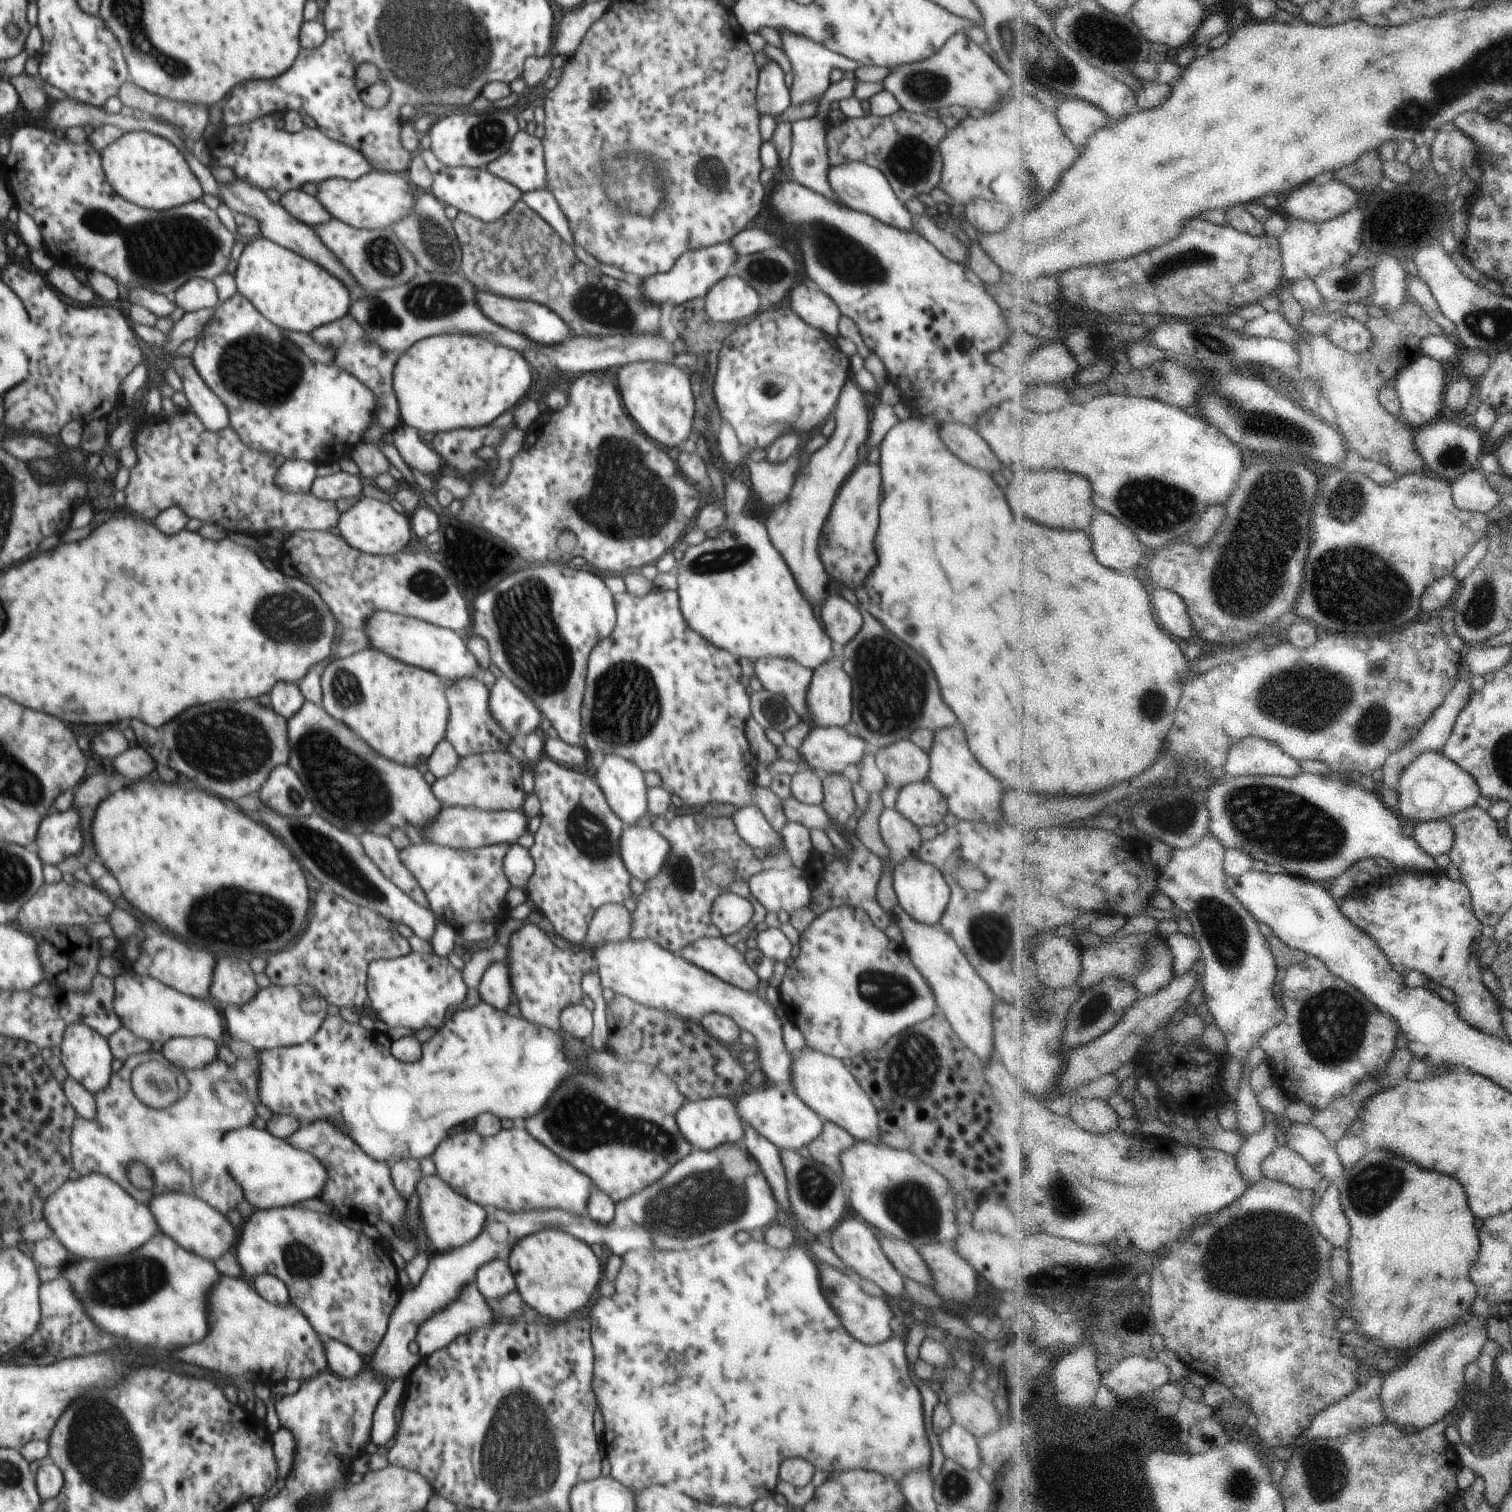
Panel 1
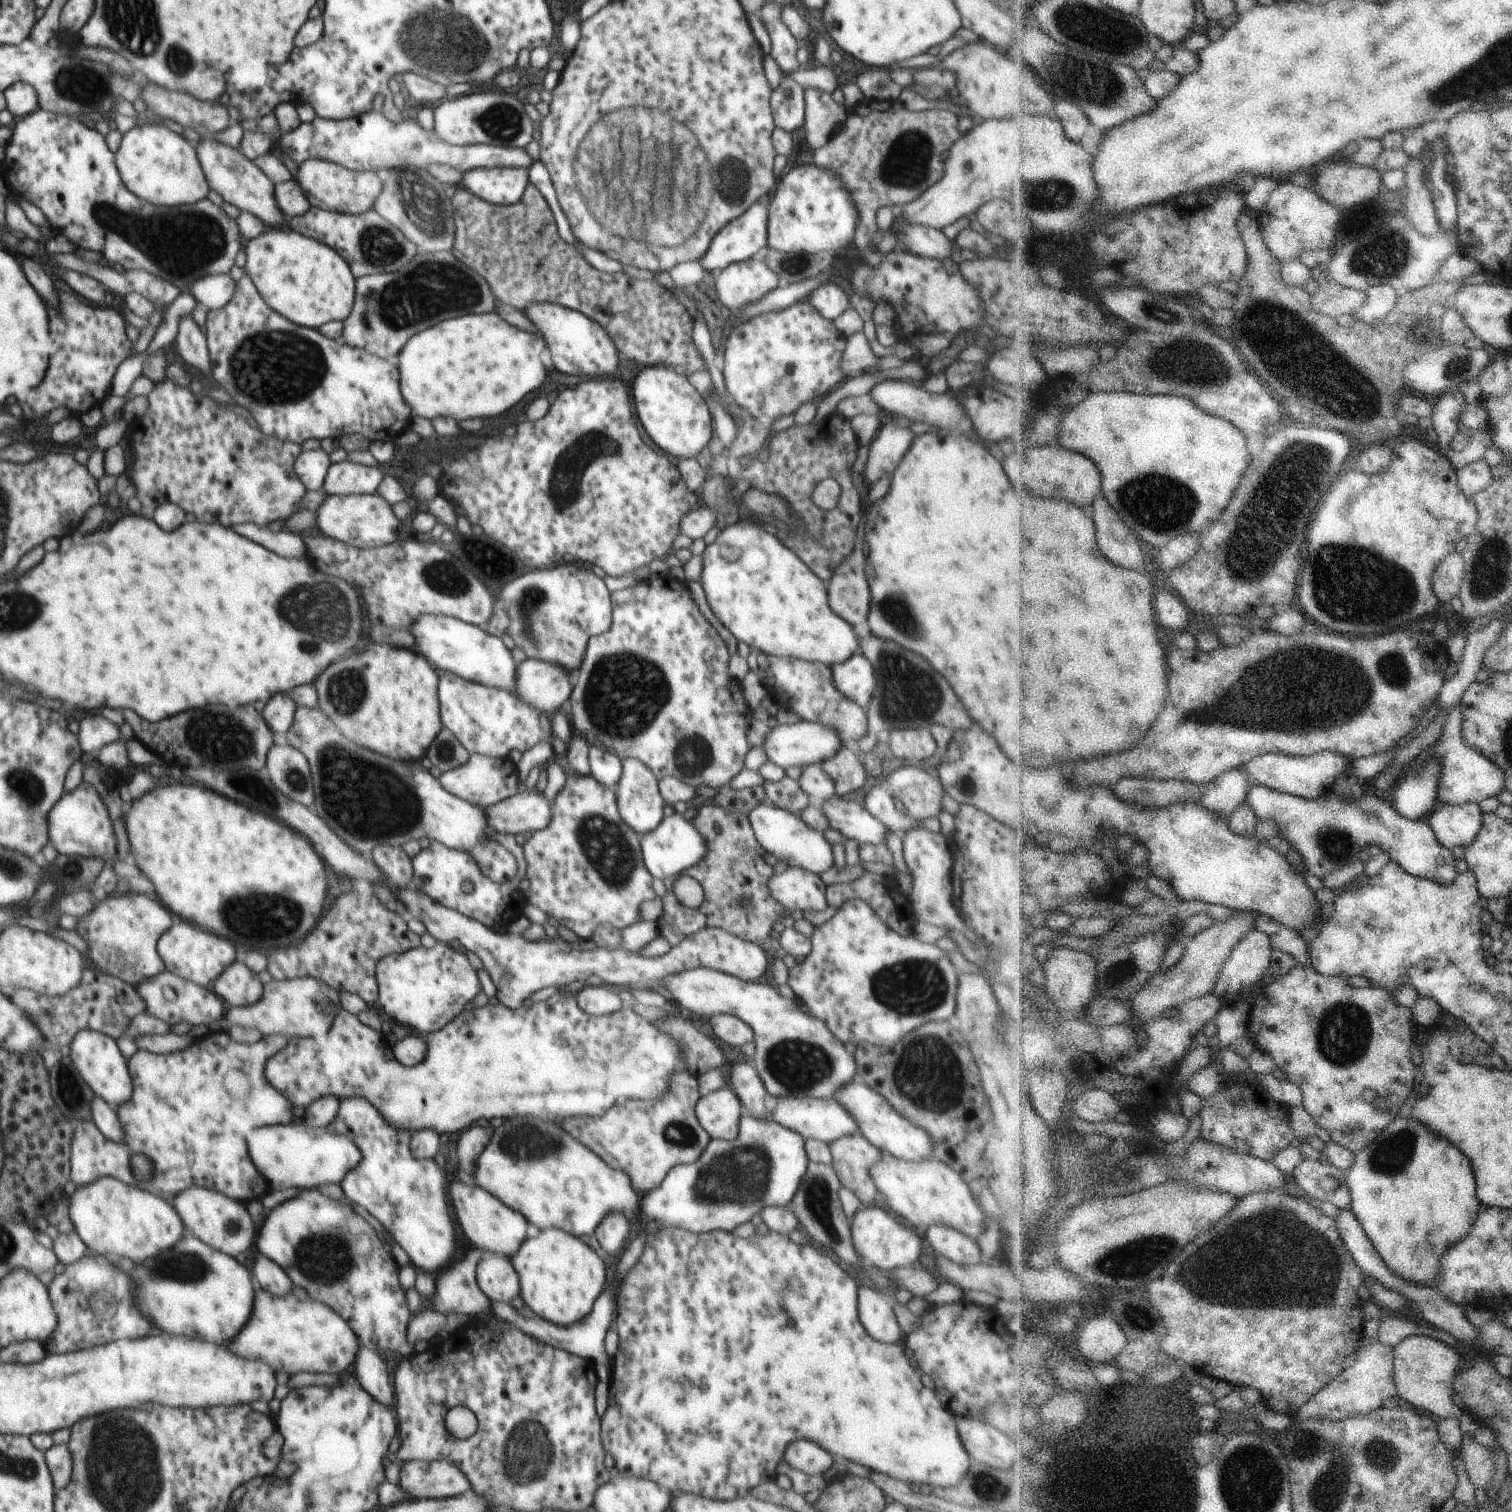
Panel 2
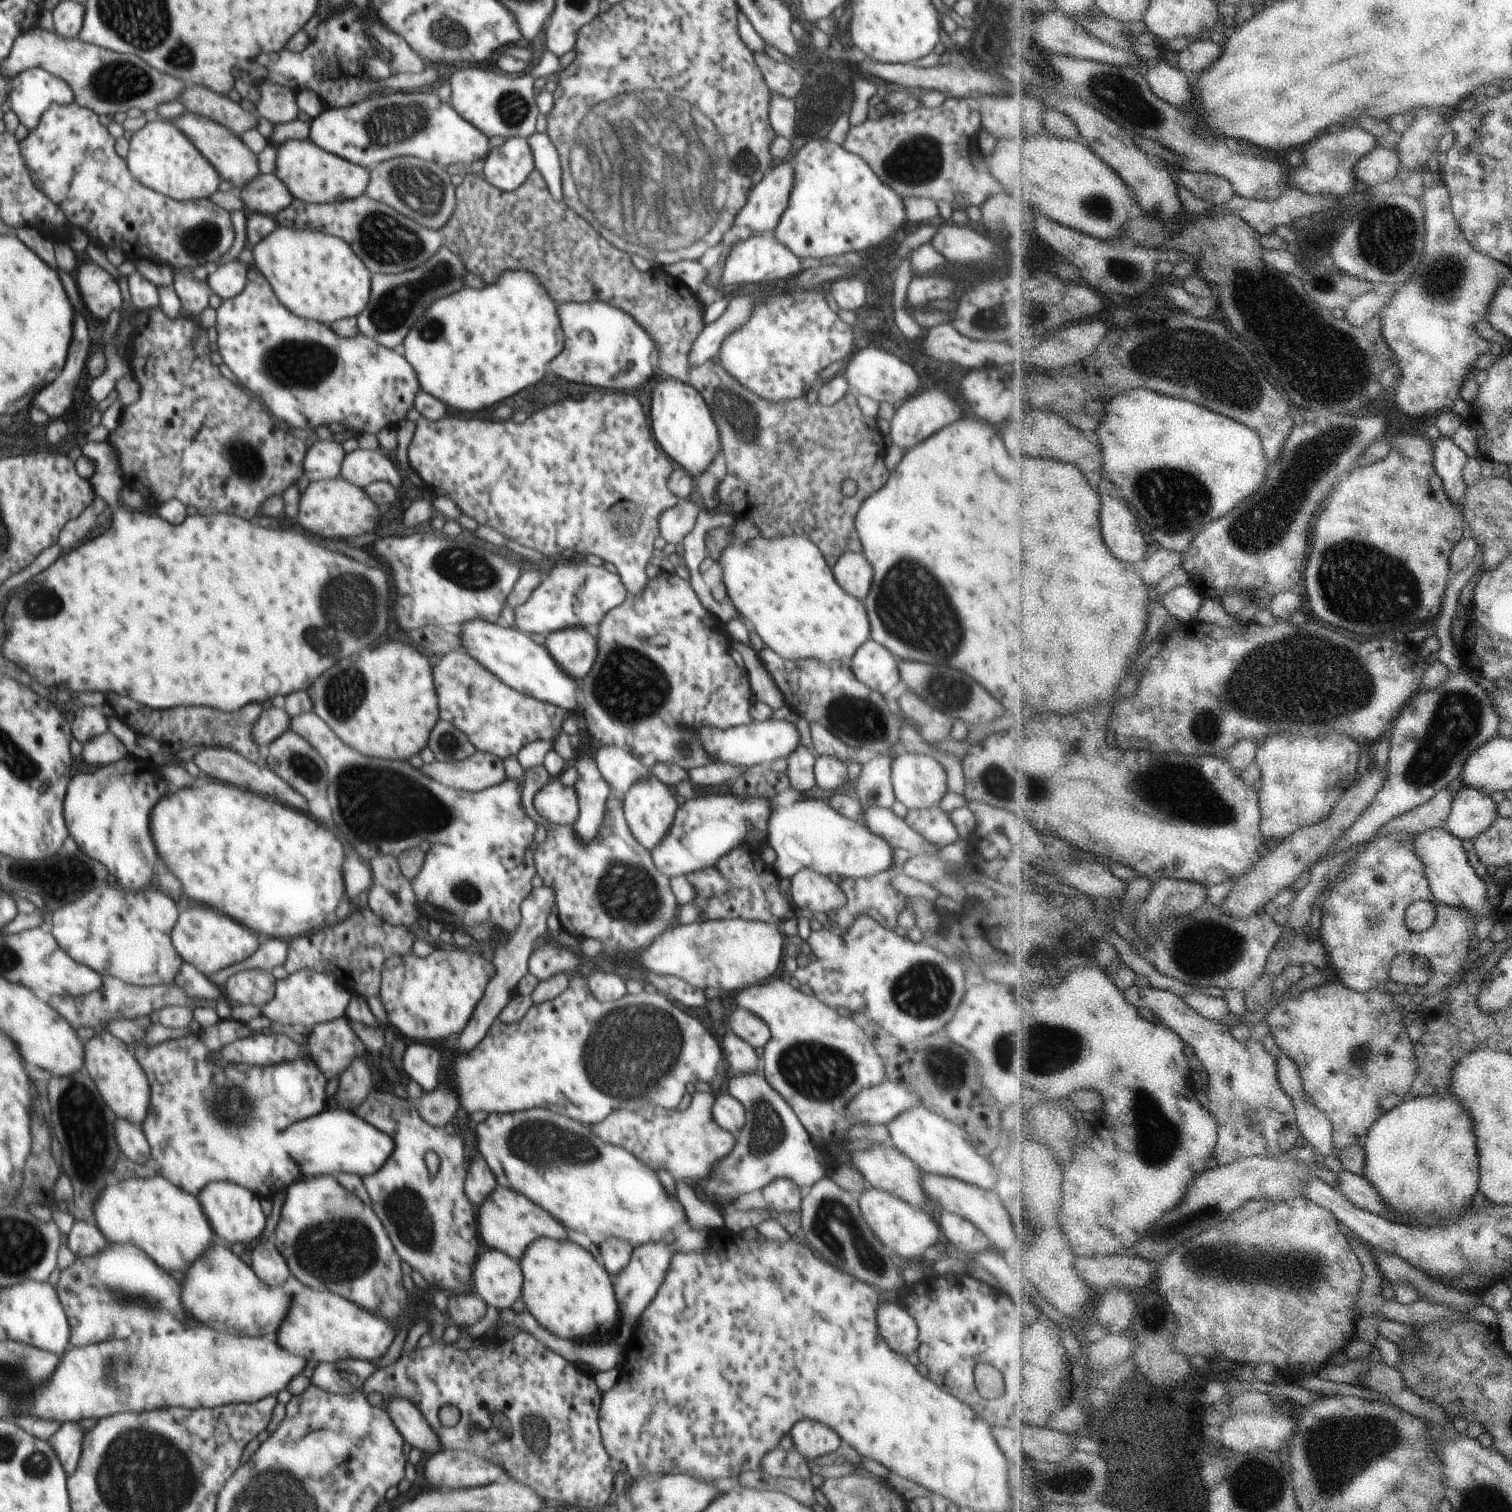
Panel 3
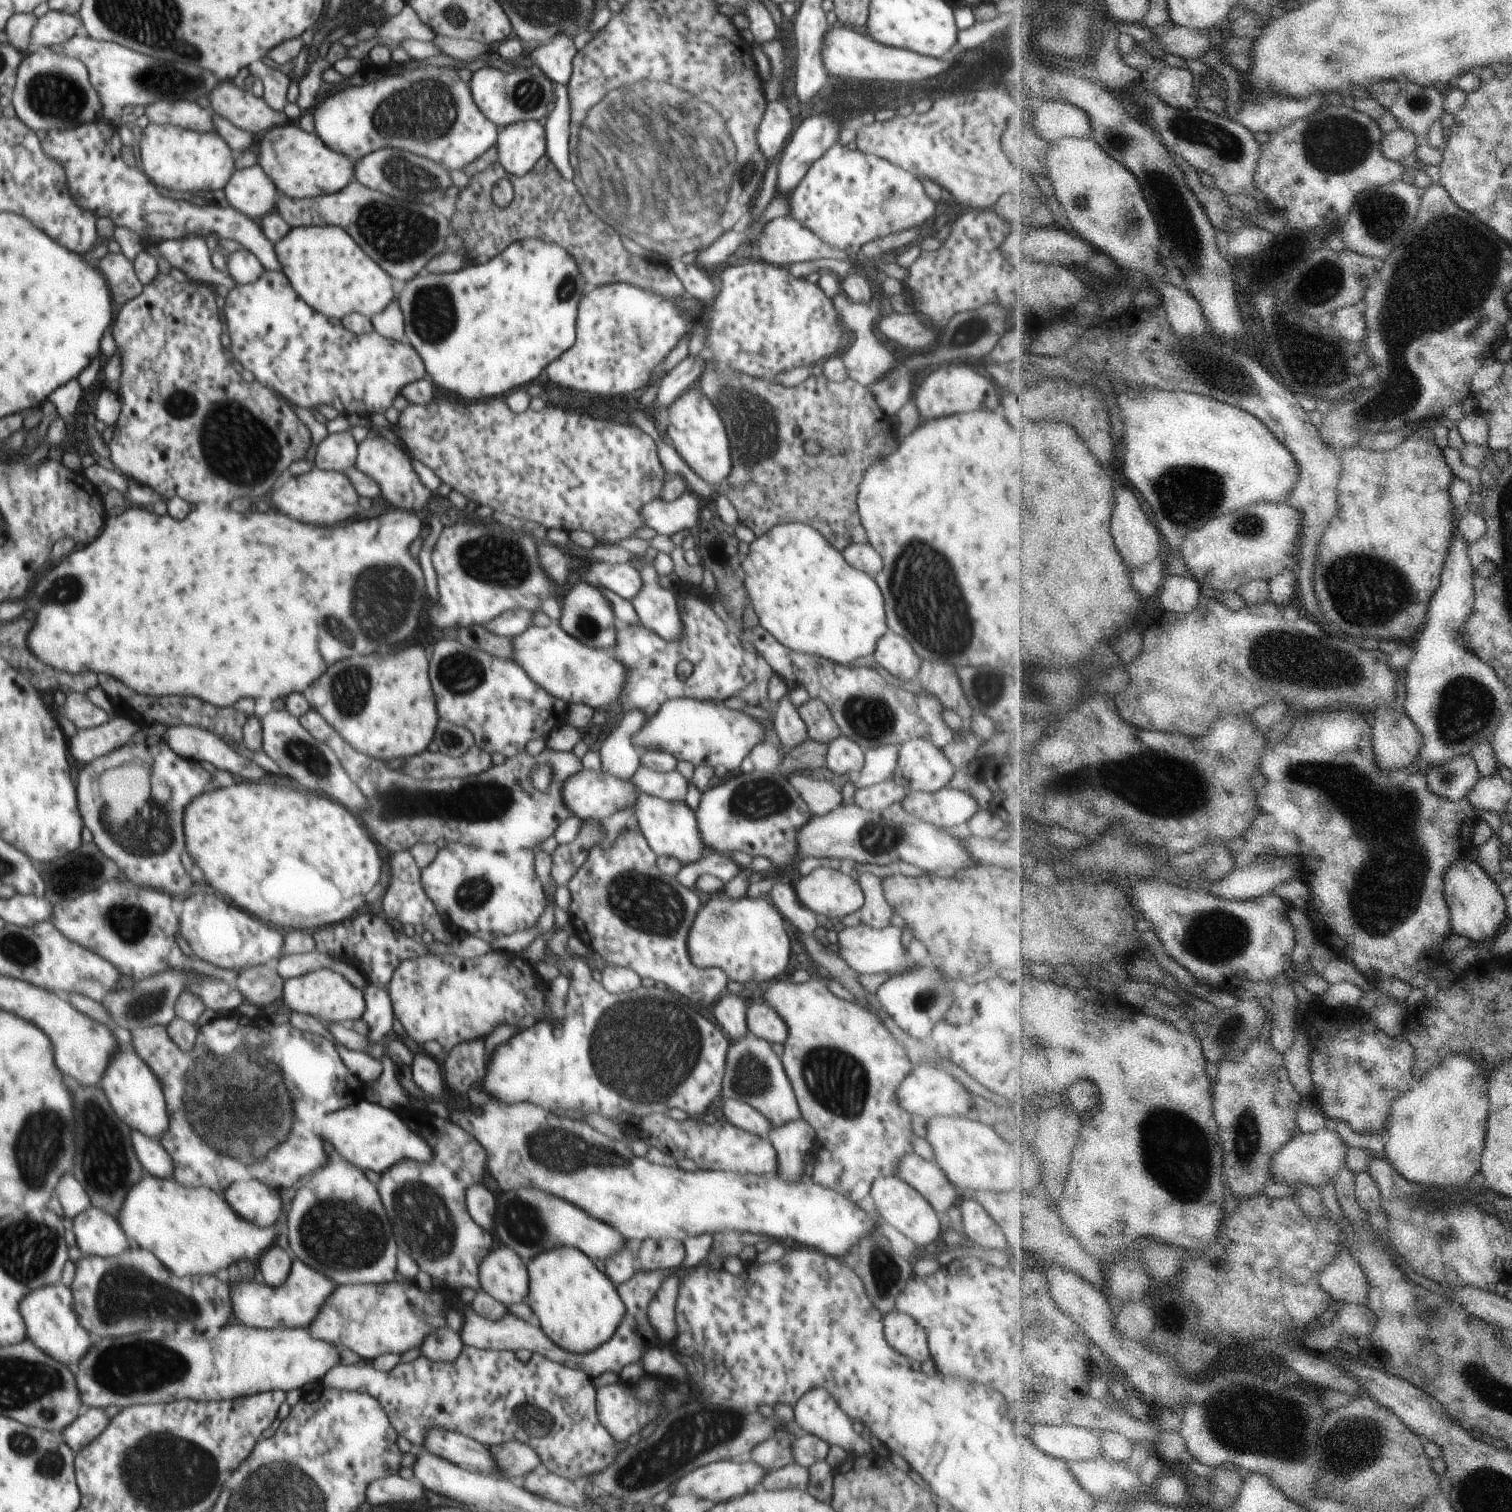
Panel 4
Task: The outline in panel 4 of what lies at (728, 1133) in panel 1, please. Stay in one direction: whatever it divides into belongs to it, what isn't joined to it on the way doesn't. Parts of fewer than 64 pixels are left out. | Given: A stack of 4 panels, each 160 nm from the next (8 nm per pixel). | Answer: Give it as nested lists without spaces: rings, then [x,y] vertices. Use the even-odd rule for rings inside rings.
[[[726,1098],[722,1104],[722,1112],[731,1124],[762,1138],[768,1138],[770,1131],[773,1130],[770,1126],[770,1118],[760,1114],[760,1110],[756,1110],[748,1102]]]

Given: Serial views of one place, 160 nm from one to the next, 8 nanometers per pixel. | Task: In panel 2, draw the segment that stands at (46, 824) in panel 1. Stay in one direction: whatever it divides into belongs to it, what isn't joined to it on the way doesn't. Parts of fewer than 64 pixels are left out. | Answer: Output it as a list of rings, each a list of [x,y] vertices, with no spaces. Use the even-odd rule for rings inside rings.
[[[82,782],[78,788],[65,793],[49,813],[50,842],[59,855],[83,856],[85,858],[116,858],[116,838],[98,792]]]

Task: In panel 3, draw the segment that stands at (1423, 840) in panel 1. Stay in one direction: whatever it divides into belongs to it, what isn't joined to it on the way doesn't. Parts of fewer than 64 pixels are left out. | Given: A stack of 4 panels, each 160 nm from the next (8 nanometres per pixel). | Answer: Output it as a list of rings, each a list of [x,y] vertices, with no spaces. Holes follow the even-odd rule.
[[[1478,788],[1457,792],[1446,829],[1459,839],[1474,840],[1487,832],[1498,816],[1498,804]]]

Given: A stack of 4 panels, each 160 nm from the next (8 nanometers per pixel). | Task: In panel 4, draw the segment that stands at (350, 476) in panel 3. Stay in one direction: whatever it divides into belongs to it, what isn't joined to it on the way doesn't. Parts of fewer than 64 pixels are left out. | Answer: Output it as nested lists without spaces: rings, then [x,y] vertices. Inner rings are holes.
[[[379,435],[360,442],[354,467],[362,470],[378,484],[382,498],[386,498],[390,504],[398,508],[410,510],[410,508],[426,506],[432,493],[420,480],[410,458],[409,453],[402,445],[400,446],[400,443],[389,442],[384,436]]]

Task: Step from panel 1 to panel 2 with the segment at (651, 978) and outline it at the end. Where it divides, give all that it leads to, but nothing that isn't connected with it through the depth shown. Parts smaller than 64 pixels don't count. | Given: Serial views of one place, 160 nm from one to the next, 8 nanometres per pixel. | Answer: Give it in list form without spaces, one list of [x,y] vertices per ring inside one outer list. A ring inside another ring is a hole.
[[[707,967],[666,976],[660,984],[672,994],[668,1007],[678,1011],[687,1008],[692,1014],[707,1017],[729,1013],[746,1022],[754,1034],[754,1044],[749,1048],[754,1066],[768,1094],[776,1098],[830,1099],[854,1080],[854,1060],[846,1052],[844,1042],[834,1036],[826,1022],[782,996],[778,987],[738,980]]]

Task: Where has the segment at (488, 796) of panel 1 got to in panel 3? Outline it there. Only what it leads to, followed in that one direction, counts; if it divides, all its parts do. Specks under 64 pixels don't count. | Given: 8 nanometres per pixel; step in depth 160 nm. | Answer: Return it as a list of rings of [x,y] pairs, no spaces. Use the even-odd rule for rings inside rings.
[[[475,751],[472,756],[463,761],[438,762],[425,764],[422,774],[434,778],[436,781],[445,781],[454,789],[478,792],[504,782],[506,773],[501,758],[492,753]]]

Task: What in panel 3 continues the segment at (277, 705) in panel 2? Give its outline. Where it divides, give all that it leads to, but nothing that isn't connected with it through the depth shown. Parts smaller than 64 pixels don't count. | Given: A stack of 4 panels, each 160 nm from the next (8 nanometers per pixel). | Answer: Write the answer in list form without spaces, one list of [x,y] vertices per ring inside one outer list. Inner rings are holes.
[[[266,708],[253,727],[253,739],[258,746],[269,746],[281,734],[290,730],[291,716],[283,708]]]

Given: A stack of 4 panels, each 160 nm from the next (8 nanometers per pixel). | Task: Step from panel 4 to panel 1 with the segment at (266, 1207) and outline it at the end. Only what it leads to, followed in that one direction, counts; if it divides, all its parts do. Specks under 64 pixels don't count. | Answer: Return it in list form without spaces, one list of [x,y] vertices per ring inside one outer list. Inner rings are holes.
[[[156,1194],[146,1204],[150,1212],[153,1214],[154,1220],[159,1227],[160,1232],[164,1232],[166,1236],[170,1236],[178,1246],[190,1250],[192,1254],[214,1260],[222,1256],[226,1251],[233,1251],[238,1237],[230,1222],[226,1220],[224,1215],[214,1210],[210,1204],[199,1198],[190,1198],[186,1194]]]

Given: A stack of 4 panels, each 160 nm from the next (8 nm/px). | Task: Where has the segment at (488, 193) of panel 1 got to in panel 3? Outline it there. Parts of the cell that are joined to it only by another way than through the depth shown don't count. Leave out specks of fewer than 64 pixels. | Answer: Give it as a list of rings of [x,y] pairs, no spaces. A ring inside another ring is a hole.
[[[512,136],[504,145],[490,150],[480,172],[490,185],[508,193],[523,187],[534,168],[528,140]]]

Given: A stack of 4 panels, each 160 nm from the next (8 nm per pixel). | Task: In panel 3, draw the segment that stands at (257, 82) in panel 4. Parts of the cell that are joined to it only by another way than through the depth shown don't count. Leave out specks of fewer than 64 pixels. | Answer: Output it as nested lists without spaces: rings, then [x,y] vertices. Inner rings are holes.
[[[262,80],[256,85],[255,94],[258,102],[256,102],[259,116],[266,118],[272,123],[291,123],[298,116],[298,105],[296,104],[296,92],[290,88],[275,85],[268,80]]]

